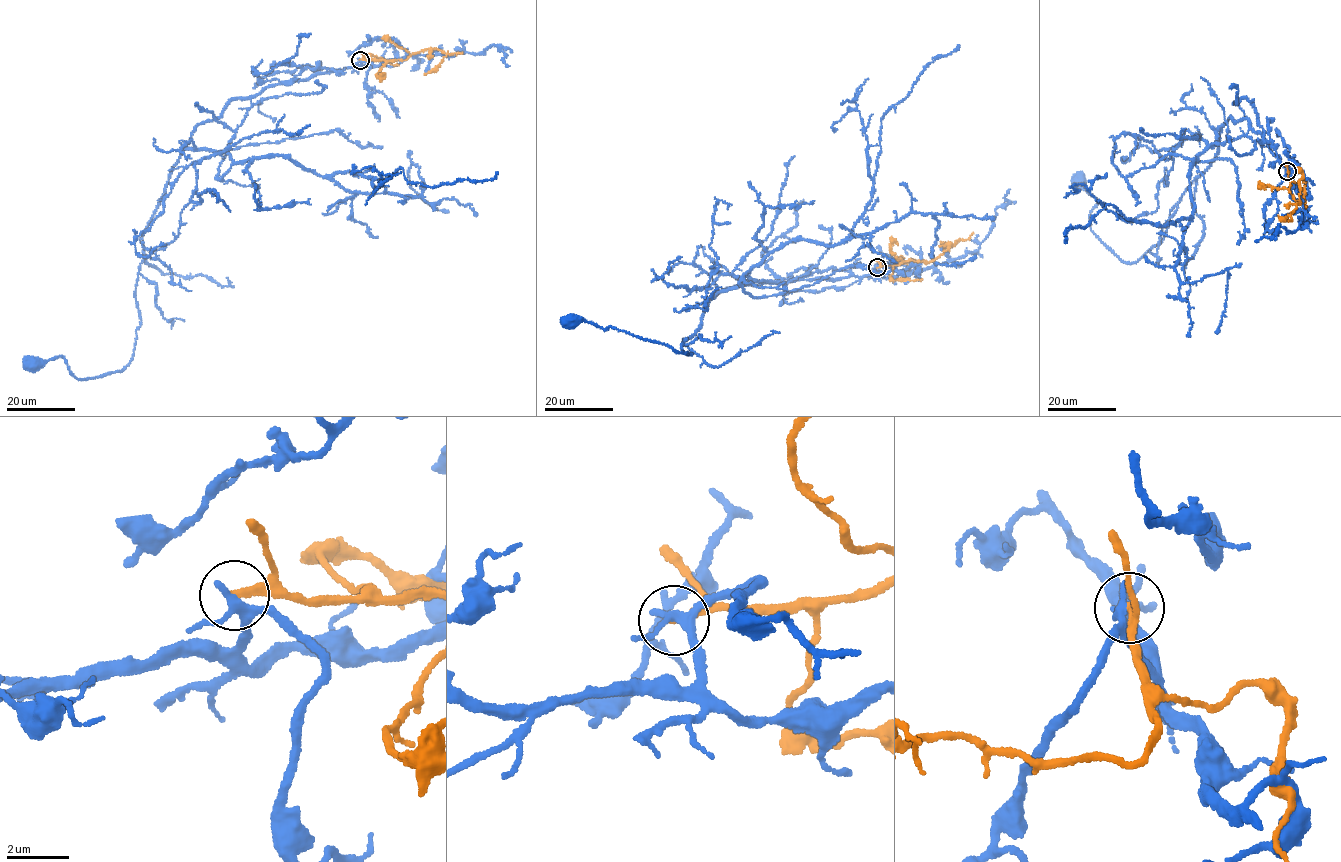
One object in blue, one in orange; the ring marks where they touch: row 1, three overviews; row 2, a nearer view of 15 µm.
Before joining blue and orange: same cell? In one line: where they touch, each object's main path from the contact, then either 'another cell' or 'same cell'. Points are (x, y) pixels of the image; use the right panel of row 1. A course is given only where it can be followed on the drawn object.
at (1287, 171); blue runs (1287, 171), (1247, 118), (1231, 117), (1161, 243), (1131, 263), (1091, 228), (1097, 200), (1076, 179); orange runs (1288, 171), (1289, 190), (1300, 205), (1296, 204), (1284, 219), (1278, 216); another cell

